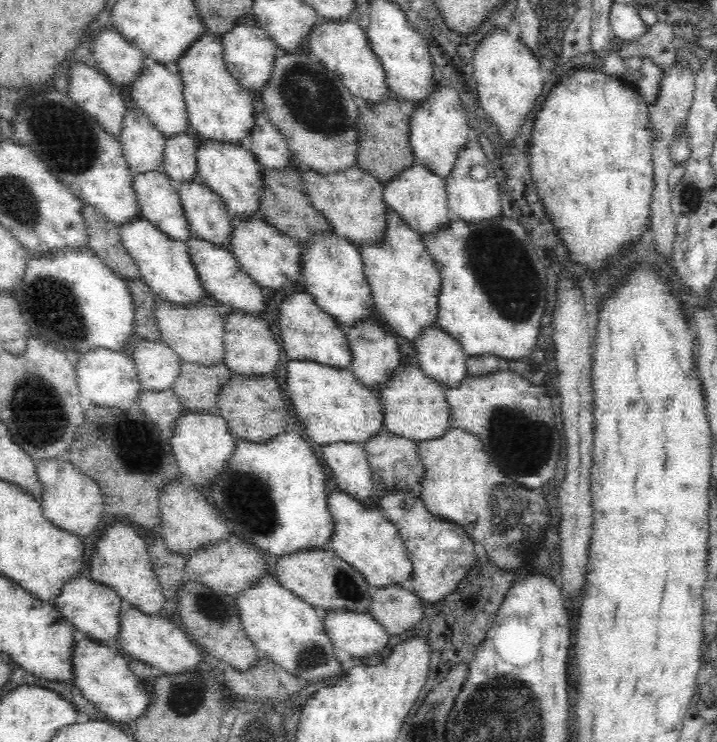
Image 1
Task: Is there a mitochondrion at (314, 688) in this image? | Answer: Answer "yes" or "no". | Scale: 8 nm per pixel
no

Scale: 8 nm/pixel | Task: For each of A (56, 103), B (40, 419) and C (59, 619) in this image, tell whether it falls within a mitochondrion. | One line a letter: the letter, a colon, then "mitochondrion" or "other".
A: other
B: mitochondrion
C: other

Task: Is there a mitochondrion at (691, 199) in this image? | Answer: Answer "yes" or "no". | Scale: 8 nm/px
yes

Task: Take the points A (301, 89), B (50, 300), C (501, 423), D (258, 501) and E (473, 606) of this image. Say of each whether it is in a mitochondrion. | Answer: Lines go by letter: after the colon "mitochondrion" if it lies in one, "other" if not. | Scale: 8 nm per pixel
A: mitochondrion
B: mitochondrion
C: mitochondrion
D: mitochondrion
E: other

